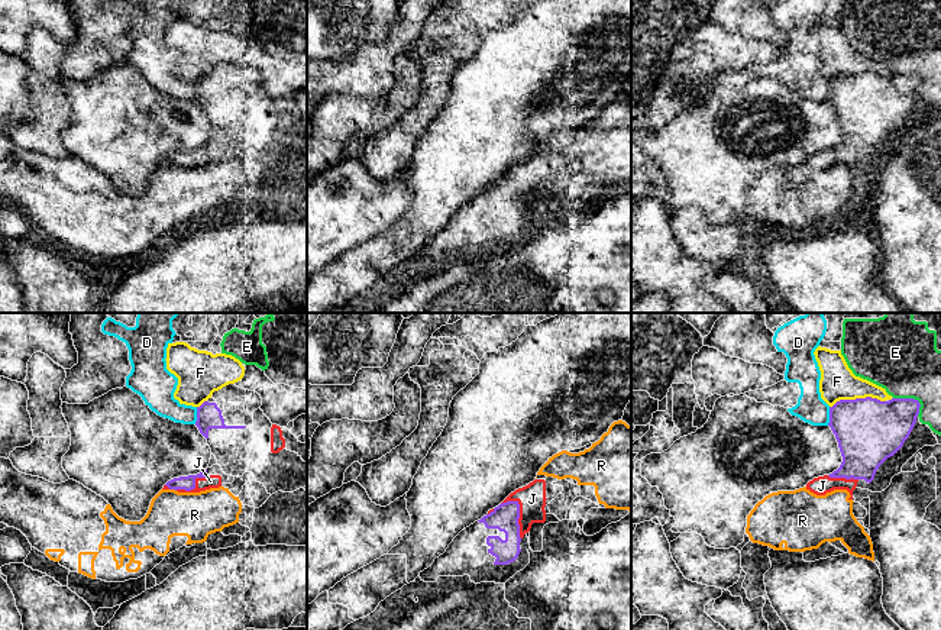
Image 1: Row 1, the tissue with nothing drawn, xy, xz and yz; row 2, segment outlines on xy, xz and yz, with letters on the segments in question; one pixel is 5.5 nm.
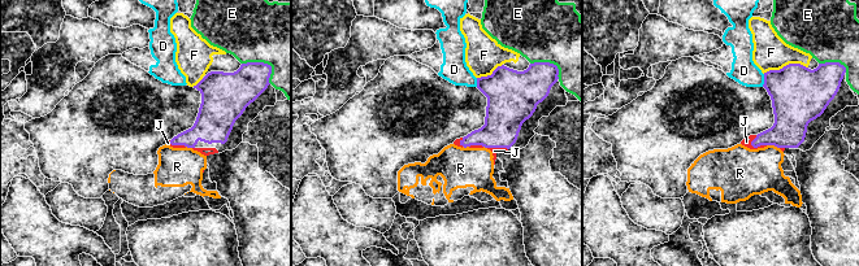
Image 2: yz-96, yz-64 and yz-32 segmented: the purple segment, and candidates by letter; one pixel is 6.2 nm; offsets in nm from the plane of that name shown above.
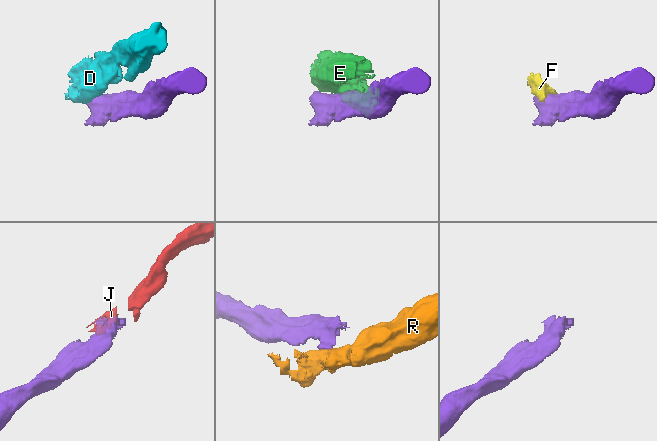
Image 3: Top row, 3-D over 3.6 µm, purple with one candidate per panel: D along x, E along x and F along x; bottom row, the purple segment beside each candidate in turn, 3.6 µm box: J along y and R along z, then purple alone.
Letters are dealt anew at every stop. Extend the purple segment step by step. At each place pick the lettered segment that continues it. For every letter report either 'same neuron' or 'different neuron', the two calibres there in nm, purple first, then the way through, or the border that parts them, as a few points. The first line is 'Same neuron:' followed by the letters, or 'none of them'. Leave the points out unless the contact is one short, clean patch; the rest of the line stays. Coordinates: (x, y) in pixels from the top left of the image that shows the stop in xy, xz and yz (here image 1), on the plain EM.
Same neuron: J
D: different neuron; calibres 360 and 160 nm
E: different neuron; calibres 320 and 380 nm; border yz (893, 73), (915, 74), (920, 80), (918, 91)
F: different neuron; calibres 360 and 190 nm
J: same neuron; calibres 150 and 160 nm
R: different neuron; calibres 80 and 260 nm

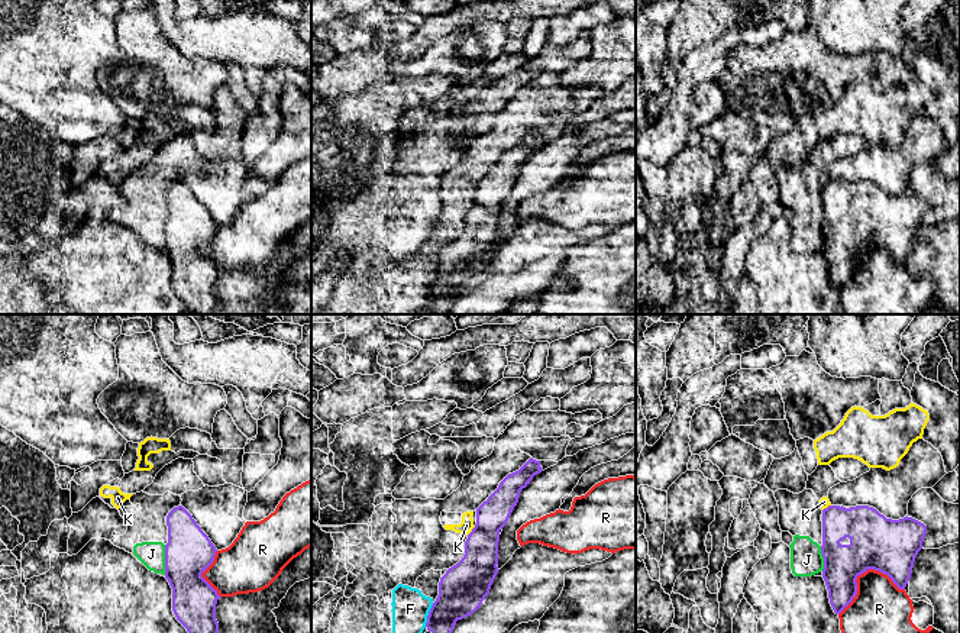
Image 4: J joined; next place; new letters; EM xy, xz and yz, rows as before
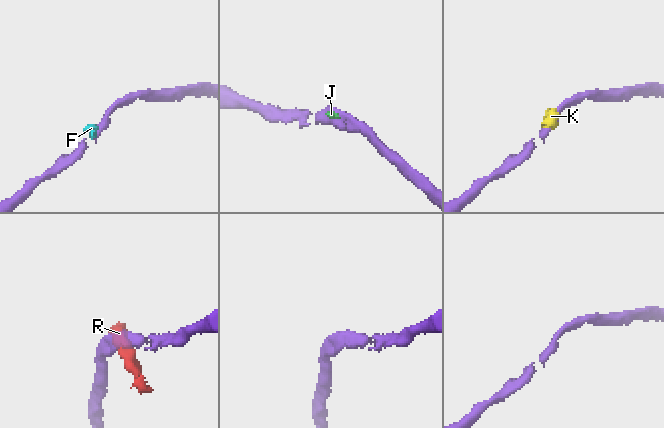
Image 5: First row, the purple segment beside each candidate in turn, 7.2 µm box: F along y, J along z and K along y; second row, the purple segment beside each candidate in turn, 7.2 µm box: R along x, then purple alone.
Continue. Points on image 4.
Same neuron: none of them
F: different neuron; calibres 260 and 200 nm
J: different neuron; calibres 260 and 140 nm; border xy (164, 220), (165, 249)
K: different neuron; calibres 220 and 70 nm; border xz (475, 202), (468, 210)
R: different neuron; calibres 300 and 340 nm

